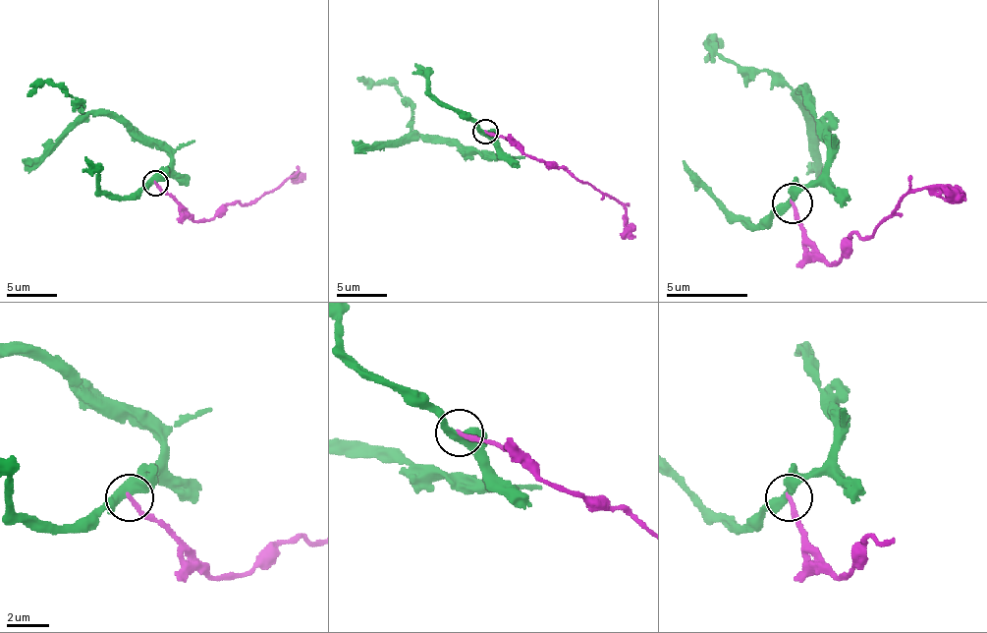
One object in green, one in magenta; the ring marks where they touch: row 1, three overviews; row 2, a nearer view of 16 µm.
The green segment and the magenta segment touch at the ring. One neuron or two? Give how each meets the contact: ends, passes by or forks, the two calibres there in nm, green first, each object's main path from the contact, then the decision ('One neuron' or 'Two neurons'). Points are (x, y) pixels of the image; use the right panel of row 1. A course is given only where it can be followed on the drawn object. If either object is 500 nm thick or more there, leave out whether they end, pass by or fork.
At the ring green passes by. At the ring magenta ends. Thickness 460 nm (green) against 220 nm. Course of green: (791, 201), (828, 157), (815, 104), (766, 72), (746, 72), (714, 39), (705, 63). Course of magenta: (791, 201), (803, 234), (832, 262), (836, 262), (852, 239), (876, 226), (917, 190), (954, 190), (966, 201). Two neurons

